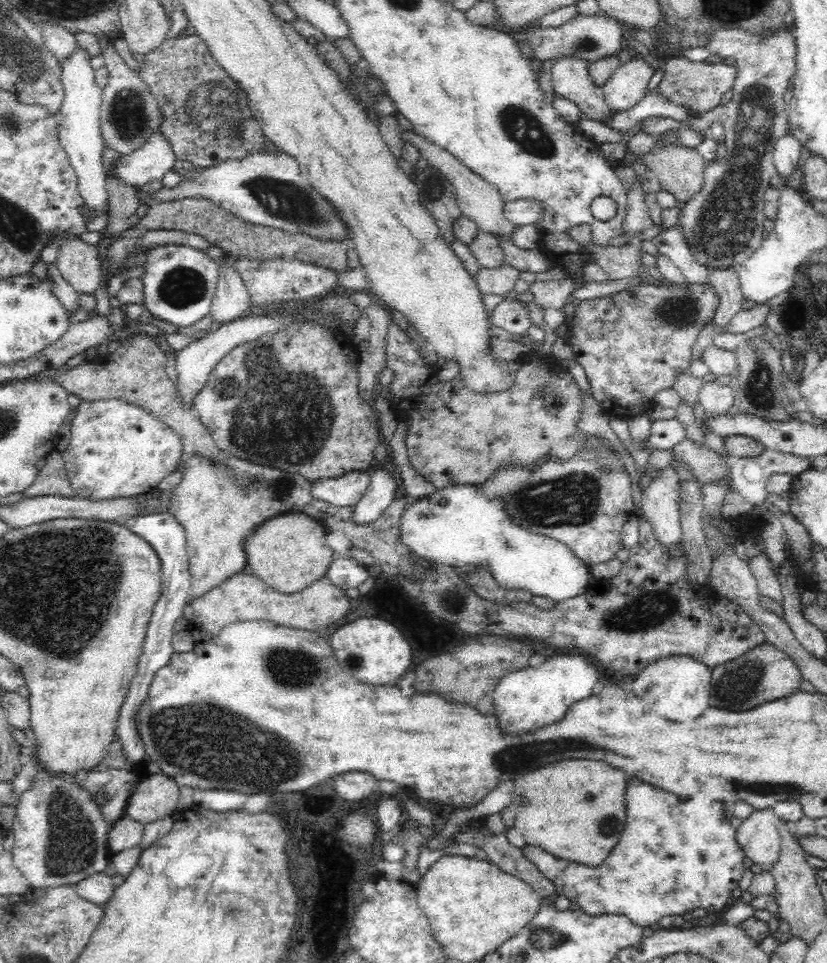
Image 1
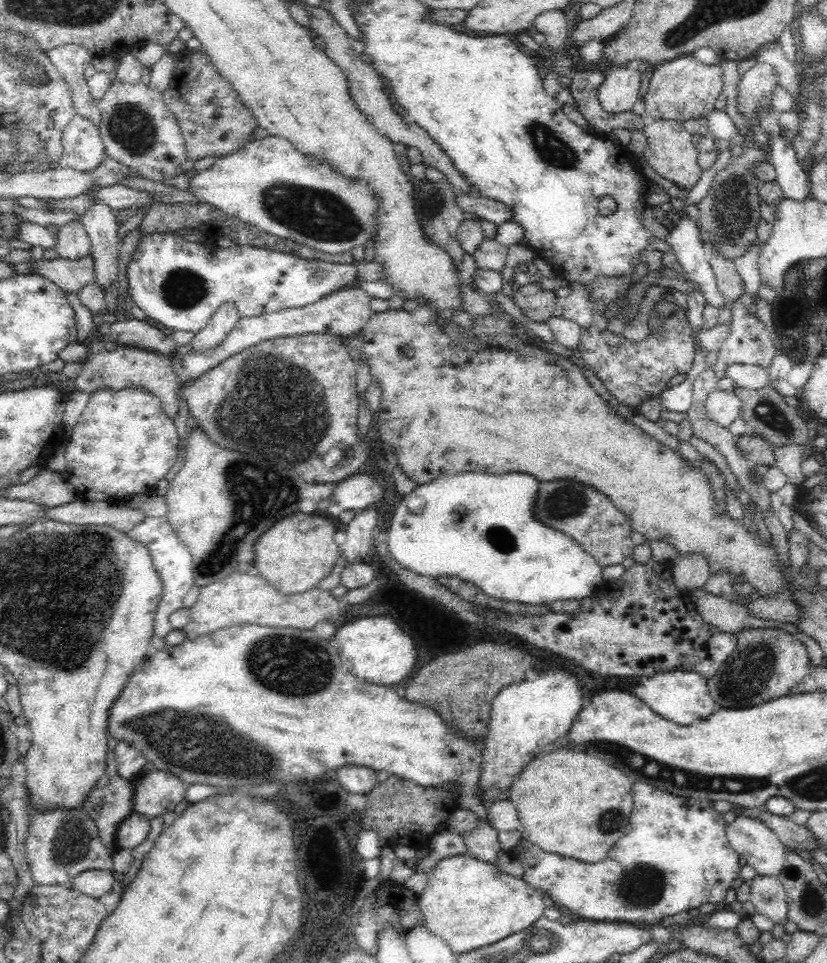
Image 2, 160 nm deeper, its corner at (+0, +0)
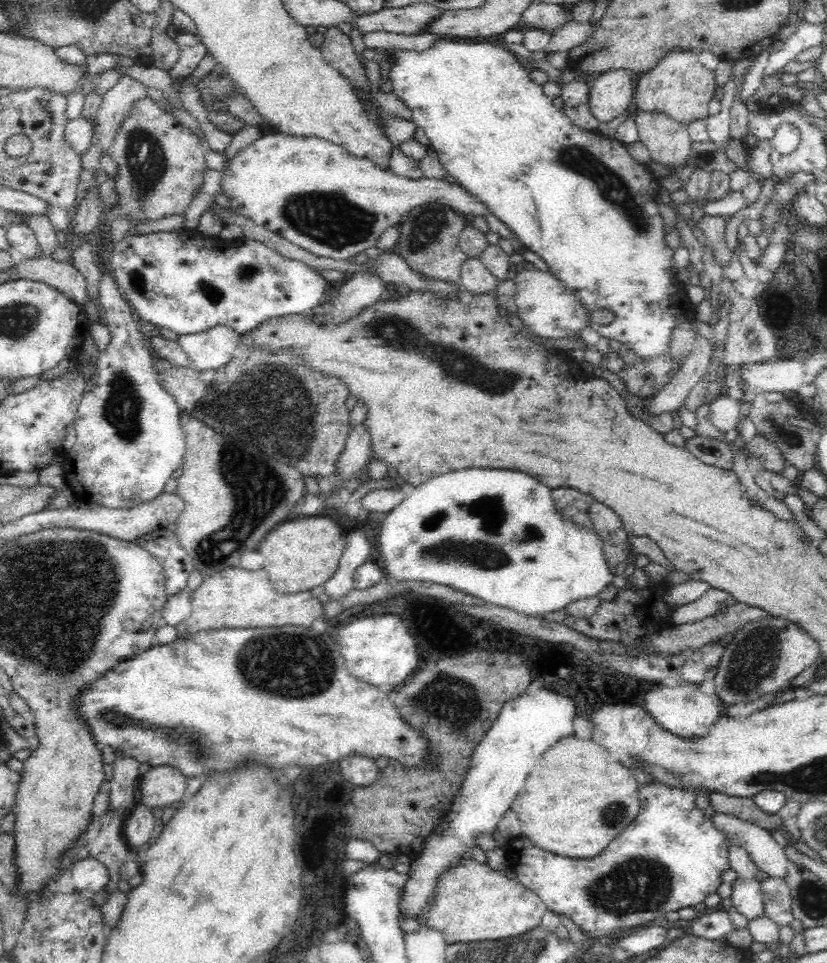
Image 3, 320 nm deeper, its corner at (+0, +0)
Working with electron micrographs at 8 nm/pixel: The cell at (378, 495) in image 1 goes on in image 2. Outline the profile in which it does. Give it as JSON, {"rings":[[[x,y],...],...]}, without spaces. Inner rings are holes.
{"rings":[[[373,506],[355,513],[354,519],[347,524],[347,539],[341,545],[346,565],[365,562],[366,554],[373,547],[376,530],[376,511]]]}

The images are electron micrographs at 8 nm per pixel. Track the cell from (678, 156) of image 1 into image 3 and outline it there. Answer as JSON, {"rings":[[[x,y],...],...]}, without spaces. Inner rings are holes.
{"rings":[[[633,107],[630,114],[634,116],[639,140],[650,151],[652,161],[670,167],[684,164],[693,142],[686,125],[663,112],[646,112]]]}

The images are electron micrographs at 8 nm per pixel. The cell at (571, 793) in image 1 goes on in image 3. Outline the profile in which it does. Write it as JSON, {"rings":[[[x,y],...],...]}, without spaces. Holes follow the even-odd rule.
{"rings":[[[562,736],[539,758],[511,810],[520,821],[522,834],[538,848],[560,856],[592,858],[638,816],[638,781],[632,776],[633,769],[618,764],[601,744],[574,736]]]}

